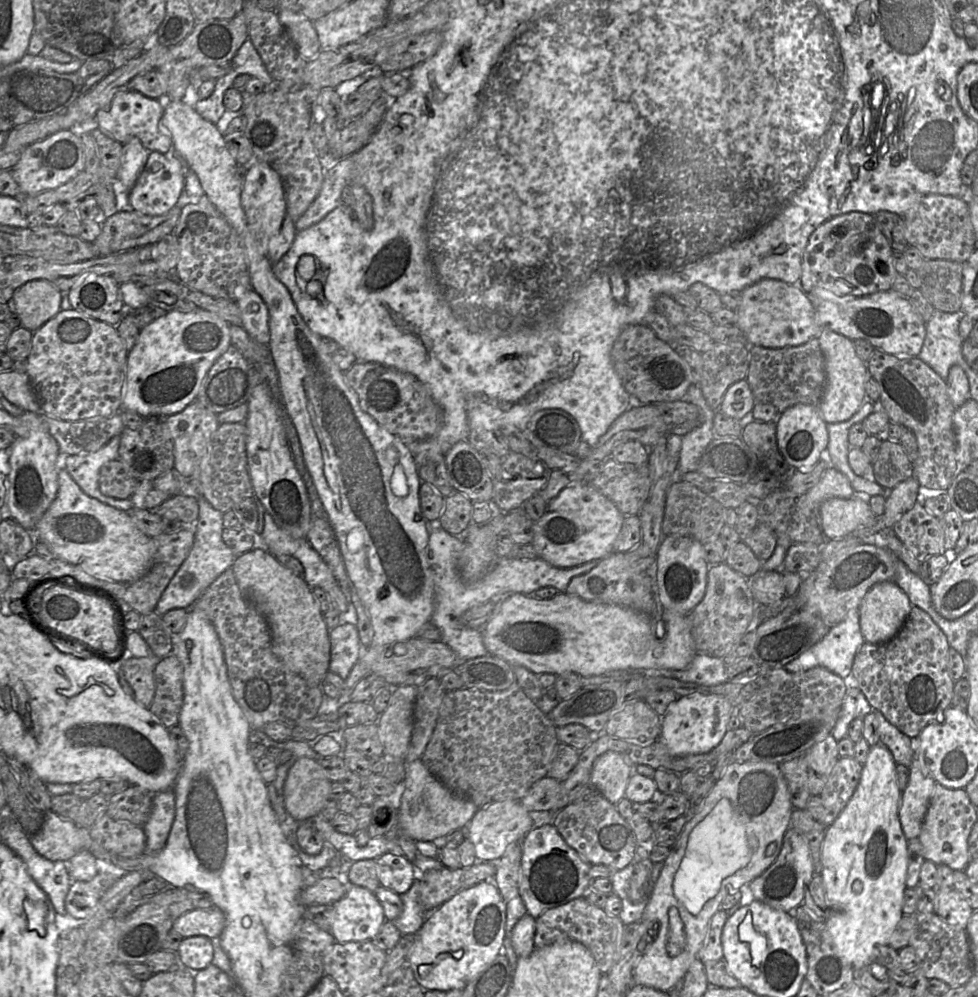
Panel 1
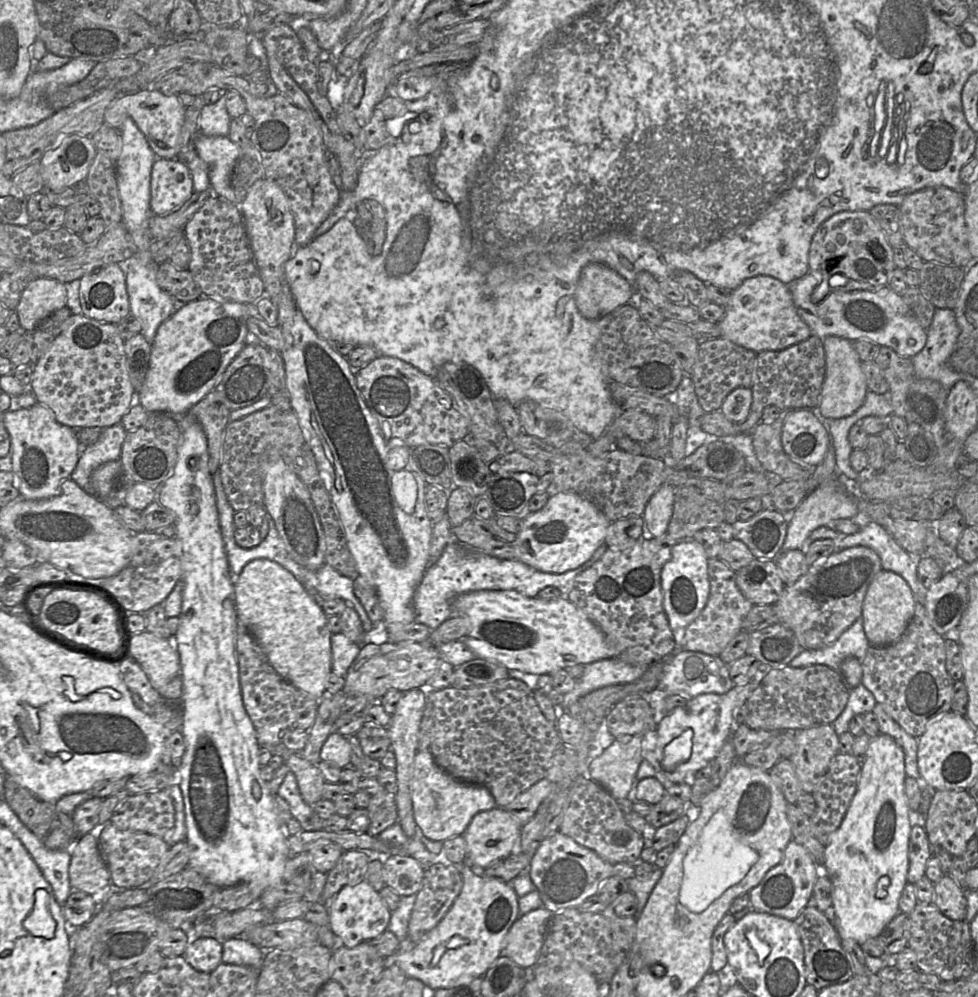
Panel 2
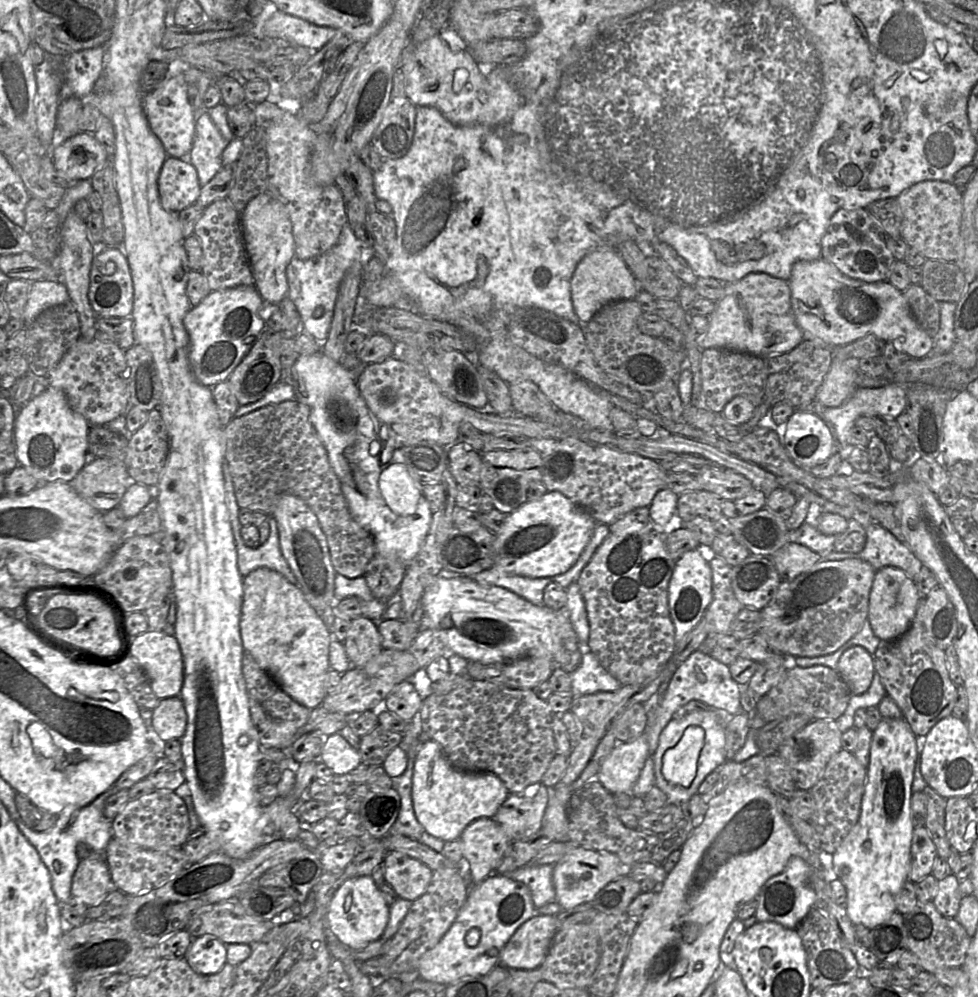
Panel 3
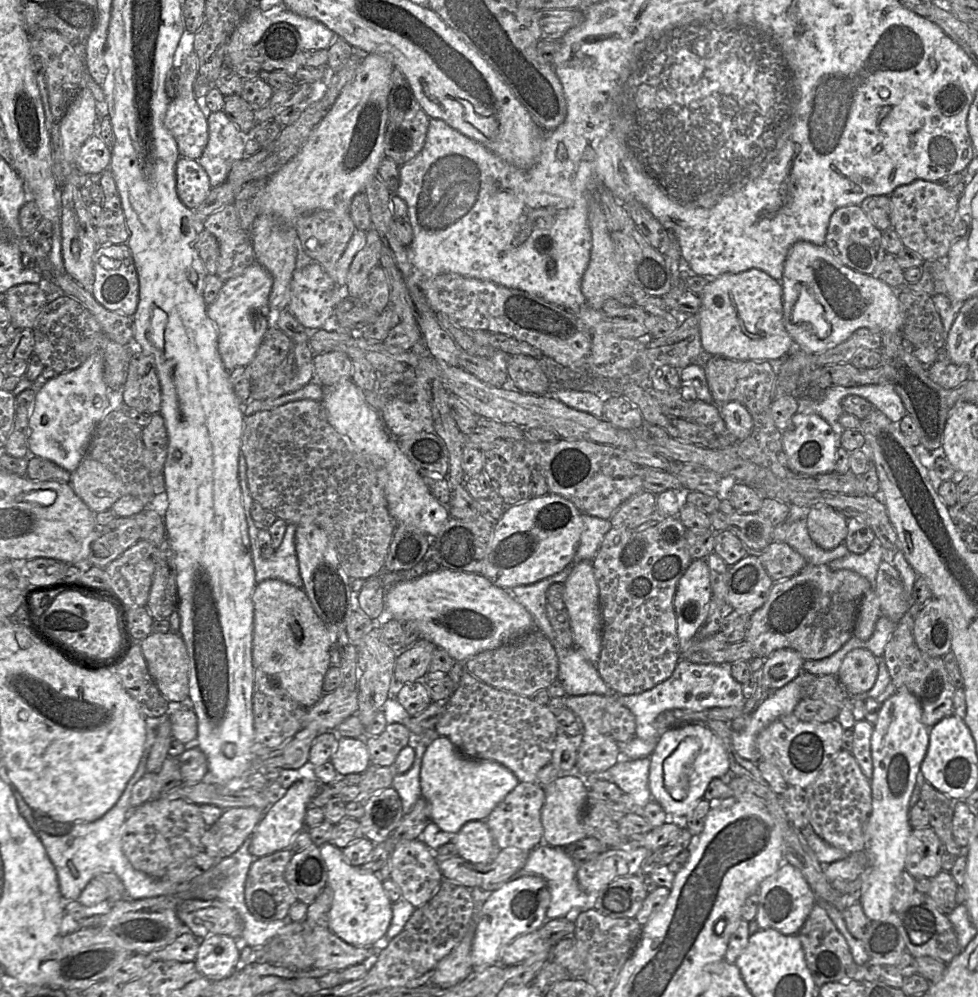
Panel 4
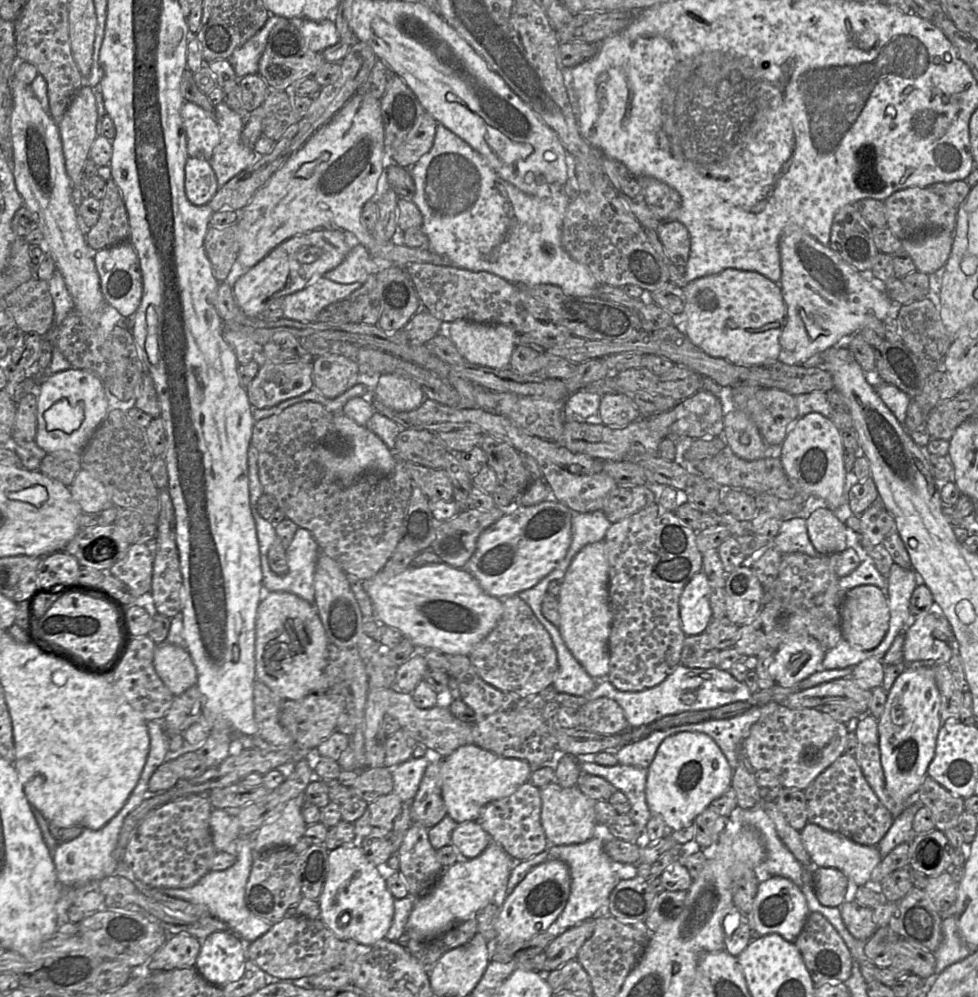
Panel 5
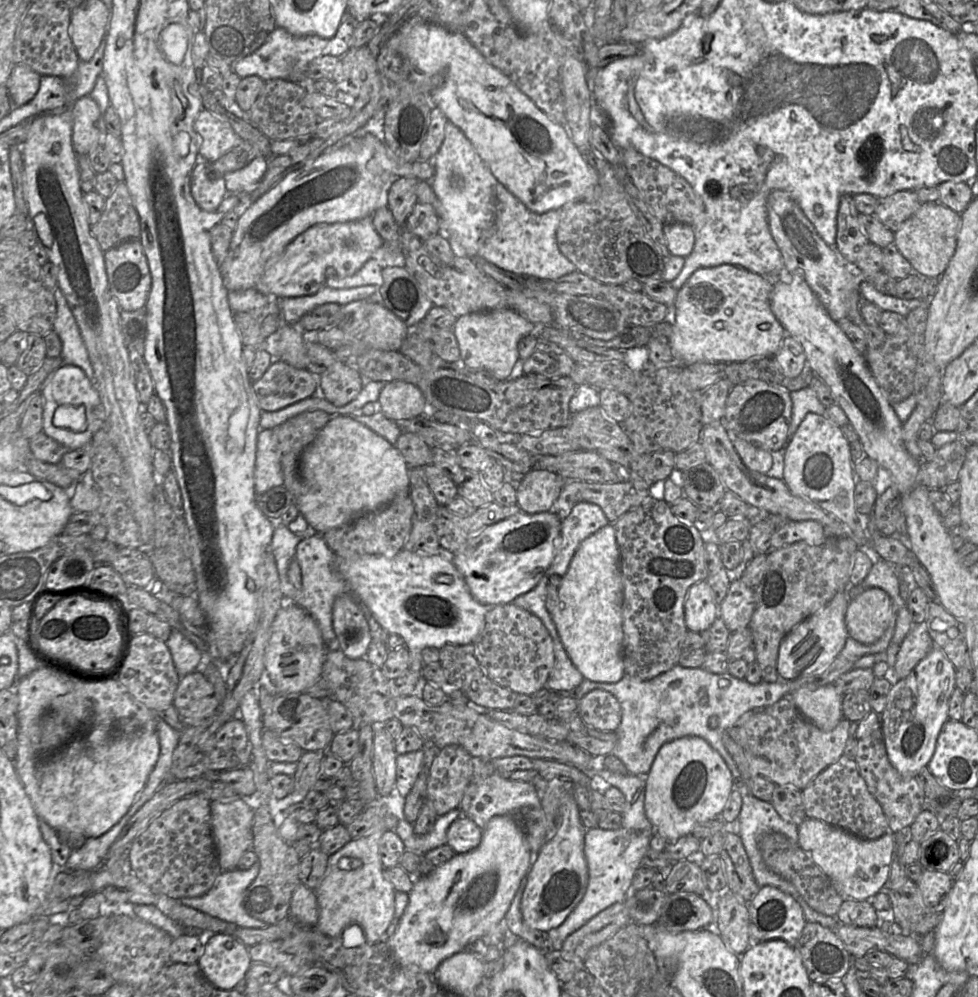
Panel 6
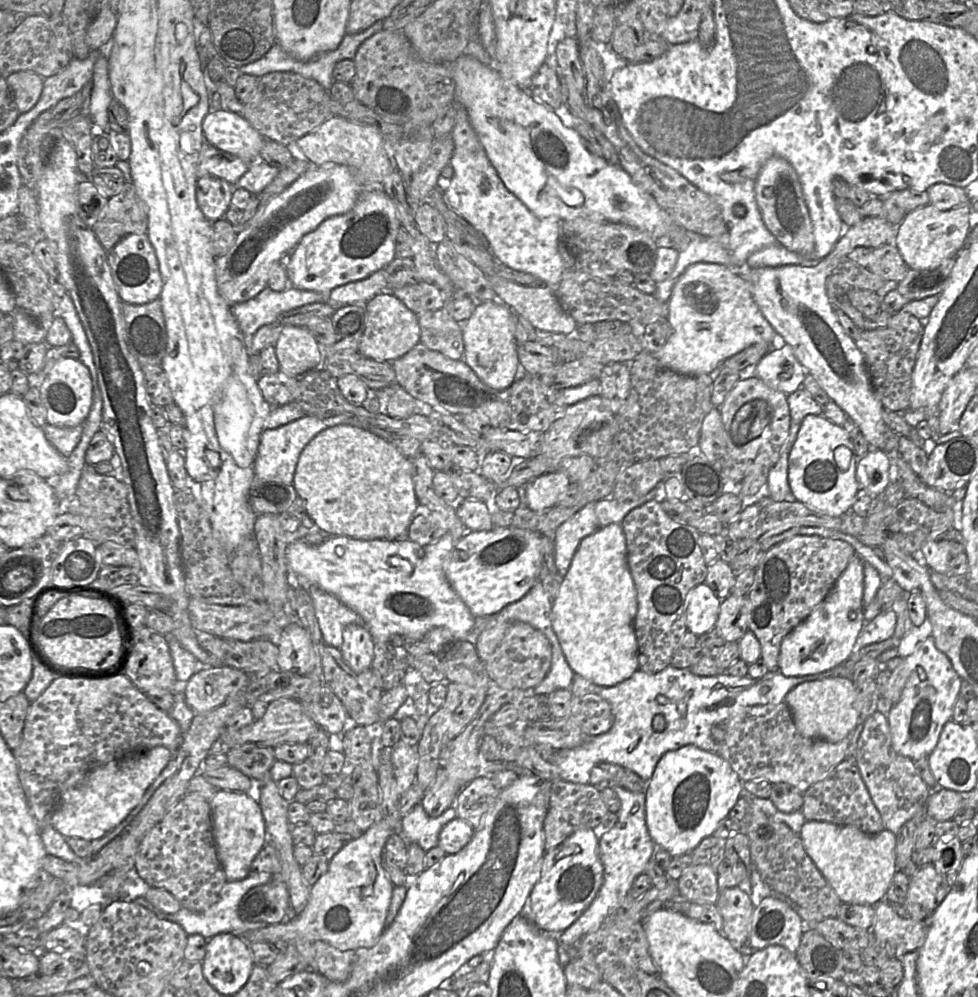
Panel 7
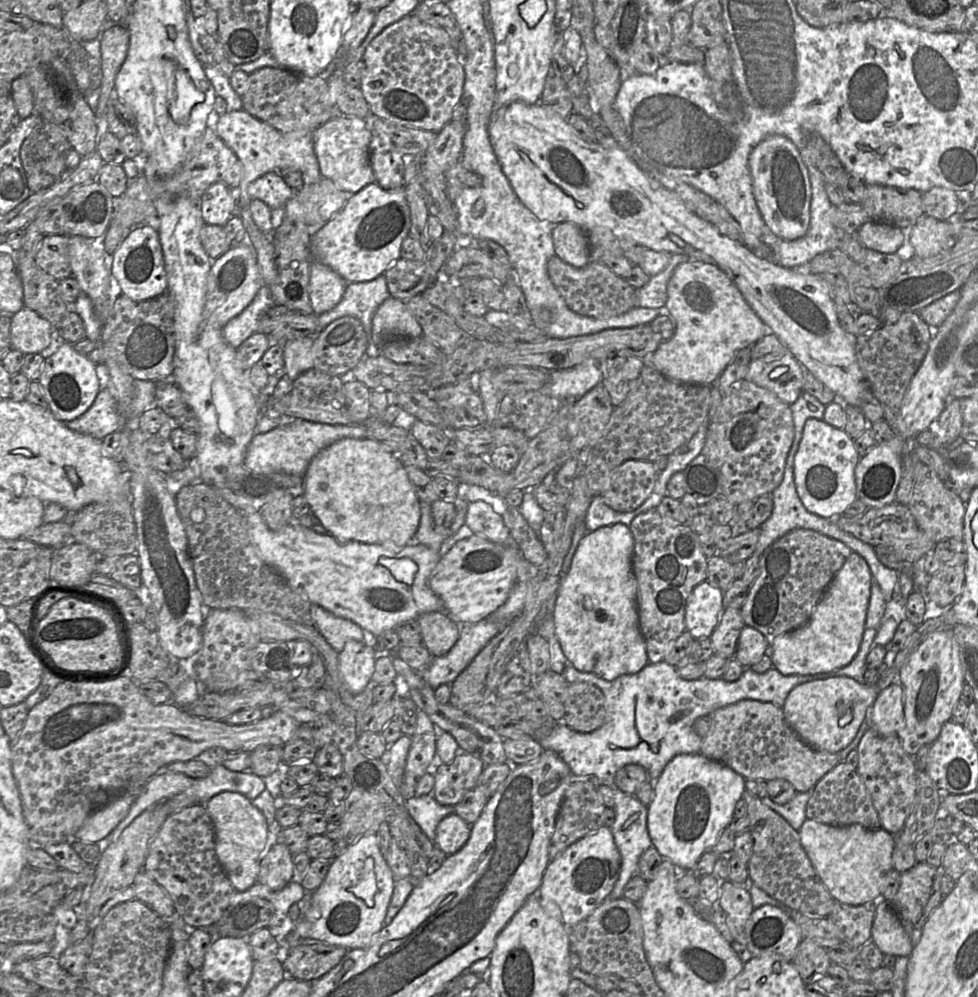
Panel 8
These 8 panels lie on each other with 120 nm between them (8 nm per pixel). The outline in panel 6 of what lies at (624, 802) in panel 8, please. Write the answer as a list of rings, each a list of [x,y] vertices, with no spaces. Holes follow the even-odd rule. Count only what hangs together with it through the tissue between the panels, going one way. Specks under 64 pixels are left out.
[[[598,759],[596,764],[588,769],[590,773],[597,774],[602,777],[605,782],[618,788],[626,798],[626,807],[622,813],[622,826],[617,830],[606,830],[600,827],[592,827],[586,830],[584,838],[584,855],[588,868],[588,885],[585,894],[577,906],[571,911],[564,922],[547,931],[549,938],[553,944],[554,949],[561,950],[564,940],[573,932],[585,925],[591,918],[597,915],[602,910],[609,906],[624,902],[626,896],[631,891],[632,880],[638,867],[641,865],[641,860],[650,848],[650,840],[654,834],[654,828],[649,822],[645,814],[645,792],[646,792],[646,778],[633,774],[617,774],[606,769]]]

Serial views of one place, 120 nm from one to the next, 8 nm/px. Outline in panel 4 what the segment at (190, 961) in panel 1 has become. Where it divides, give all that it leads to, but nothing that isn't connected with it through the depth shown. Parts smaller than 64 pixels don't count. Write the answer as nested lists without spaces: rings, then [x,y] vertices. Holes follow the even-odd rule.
[[[211,935],[199,940],[200,945],[194,963],[206,978],[221,980],[239,968],[241,940],[227,935]]]

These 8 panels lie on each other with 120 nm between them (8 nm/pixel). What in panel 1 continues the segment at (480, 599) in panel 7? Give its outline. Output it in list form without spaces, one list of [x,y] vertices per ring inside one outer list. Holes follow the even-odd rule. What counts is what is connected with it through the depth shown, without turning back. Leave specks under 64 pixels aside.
[[[571,484],[548,502],[544,515],[534,522],[532,545],[538,558],[559,568],[571,568],[592,560],[601,560],[614,551],[614,543],[624,519],[625,515],[598,490],[588,485]]]

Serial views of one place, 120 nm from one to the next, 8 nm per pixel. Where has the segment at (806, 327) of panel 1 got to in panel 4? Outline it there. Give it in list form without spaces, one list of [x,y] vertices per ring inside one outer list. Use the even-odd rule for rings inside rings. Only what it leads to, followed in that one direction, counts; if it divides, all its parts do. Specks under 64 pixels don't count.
[[[748,269],[722,274],[712,278],[698,296],[701,307],[696,315],[699,319],[701,345],[706,356],[778,364],[795,347],[784,325],[782,285],[766,272]]]

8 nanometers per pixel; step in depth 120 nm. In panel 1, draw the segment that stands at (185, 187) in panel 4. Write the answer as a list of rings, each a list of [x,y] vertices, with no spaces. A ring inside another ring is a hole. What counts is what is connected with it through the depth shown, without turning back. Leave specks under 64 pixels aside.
[[[174,151],[167,154],[150,152],[147,162],[128,195],[129,208],[138,213],[159,216],[176,206],[185,189],[186,170],[174,158]]]

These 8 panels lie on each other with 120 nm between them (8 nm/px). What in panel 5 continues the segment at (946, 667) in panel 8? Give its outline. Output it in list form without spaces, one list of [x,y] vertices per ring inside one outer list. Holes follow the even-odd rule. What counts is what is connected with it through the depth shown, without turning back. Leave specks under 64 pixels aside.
[[[913,662],[896,678],[878,719],[880,762],[885,787],[896,802],[916,797],[934,757],[936,739],[941,725],[940,694],[931,665],[936,662]]]

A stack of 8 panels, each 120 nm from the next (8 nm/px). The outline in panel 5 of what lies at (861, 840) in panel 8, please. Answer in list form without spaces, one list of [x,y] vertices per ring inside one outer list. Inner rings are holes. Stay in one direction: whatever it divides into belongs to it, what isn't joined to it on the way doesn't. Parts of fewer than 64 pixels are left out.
[[[809,822],[800,831],[800,835],[803,846],[810,856],[812,867],[836,868],[848,878],[853,887],[868,884],[872,871],[879,865],[883,858],[877,846],[866,846],[855,843],[843,835],[827,831]]]

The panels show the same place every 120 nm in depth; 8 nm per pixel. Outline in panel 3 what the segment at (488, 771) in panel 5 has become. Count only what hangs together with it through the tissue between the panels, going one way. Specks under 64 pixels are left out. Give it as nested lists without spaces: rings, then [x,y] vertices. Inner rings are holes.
[[[429,739],[420,745],[413,768],[412,802],[418,822],[424,831],[432,836],[445,842],[458,840],[466,826],[474,820],[481,817],[493,818],[509,794],[507,787],[496,774],[460,771],[450,765],[434,740]]]

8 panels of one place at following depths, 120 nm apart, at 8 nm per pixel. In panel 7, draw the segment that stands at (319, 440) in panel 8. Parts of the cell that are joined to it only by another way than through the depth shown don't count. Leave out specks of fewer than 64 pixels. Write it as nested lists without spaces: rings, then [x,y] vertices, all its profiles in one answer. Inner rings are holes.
[[[342,414],[323,419],[314,416],[304,416],[278,428],[263,429],[253,465],[255,476],[262,480],[282,481],[292,484],[299,456],[305,446],[321,431],[341,424],[362,427],[386,441],[391,440],[392,433],[372,426],[352,414]]]

